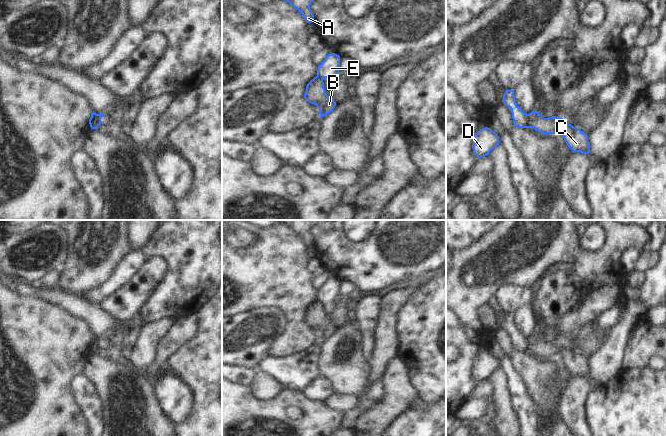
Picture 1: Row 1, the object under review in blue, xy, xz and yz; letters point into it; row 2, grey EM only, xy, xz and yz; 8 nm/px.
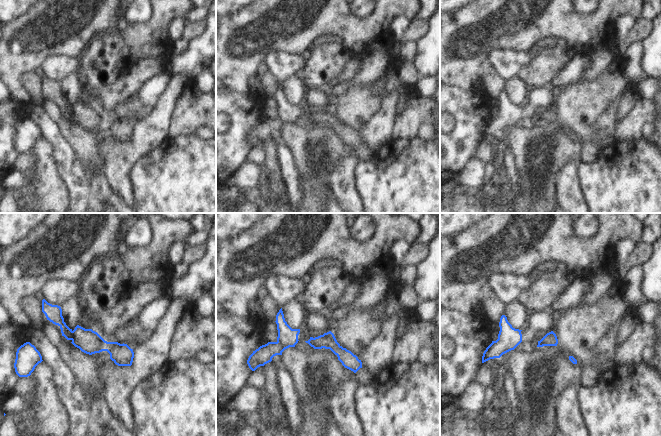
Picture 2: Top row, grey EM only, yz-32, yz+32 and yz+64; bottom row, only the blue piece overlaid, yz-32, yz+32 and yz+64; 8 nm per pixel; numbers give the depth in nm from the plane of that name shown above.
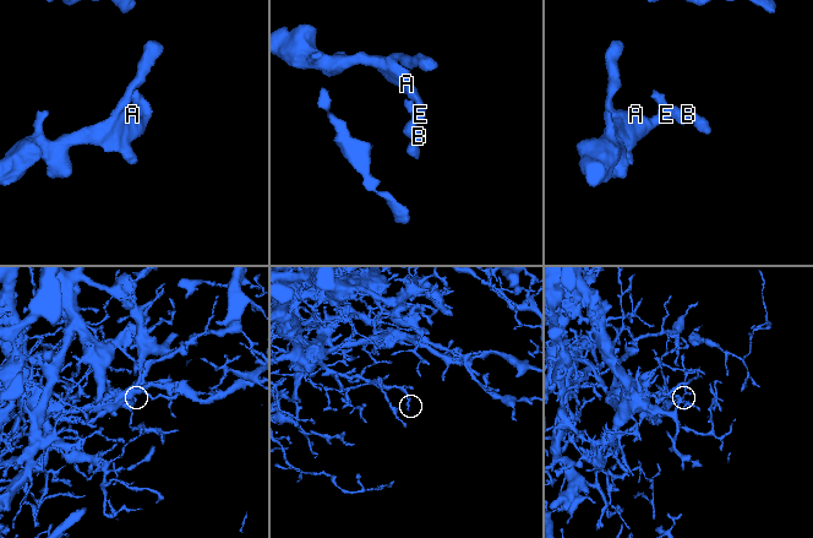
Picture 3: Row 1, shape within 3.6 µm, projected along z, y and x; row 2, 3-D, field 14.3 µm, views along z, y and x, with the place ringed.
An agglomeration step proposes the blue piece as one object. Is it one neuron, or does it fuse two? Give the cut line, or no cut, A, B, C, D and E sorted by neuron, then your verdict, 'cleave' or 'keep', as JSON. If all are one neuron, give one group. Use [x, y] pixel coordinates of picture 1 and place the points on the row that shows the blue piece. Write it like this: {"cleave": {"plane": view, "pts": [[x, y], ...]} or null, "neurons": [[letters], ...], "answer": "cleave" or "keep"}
{"cleave": {"plane": "yz", "pts": [[529, 114], [527, 127]]}, "neurons": [["A", "D", "E"], ["B", "C"]], "answer": "cleave"}

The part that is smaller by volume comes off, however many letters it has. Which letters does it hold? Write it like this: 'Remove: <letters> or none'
Remove: B, C

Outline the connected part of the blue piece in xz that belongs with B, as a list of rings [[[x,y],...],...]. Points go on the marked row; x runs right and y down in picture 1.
[[[316,76],[306,86],[304,98],[319,108],[320,118],[331,113],[336,102],[326,95],[323,79]]]

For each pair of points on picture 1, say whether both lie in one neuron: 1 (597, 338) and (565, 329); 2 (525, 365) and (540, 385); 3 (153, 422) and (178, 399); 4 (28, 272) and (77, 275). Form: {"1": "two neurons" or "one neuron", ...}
{"1": "two neurons", "2": "one neuron", "3": "two neurons", "4": "two neurons"}

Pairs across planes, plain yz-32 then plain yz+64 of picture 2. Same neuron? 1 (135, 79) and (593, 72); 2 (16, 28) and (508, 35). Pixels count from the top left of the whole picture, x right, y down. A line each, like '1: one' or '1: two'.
1: one
2: one

